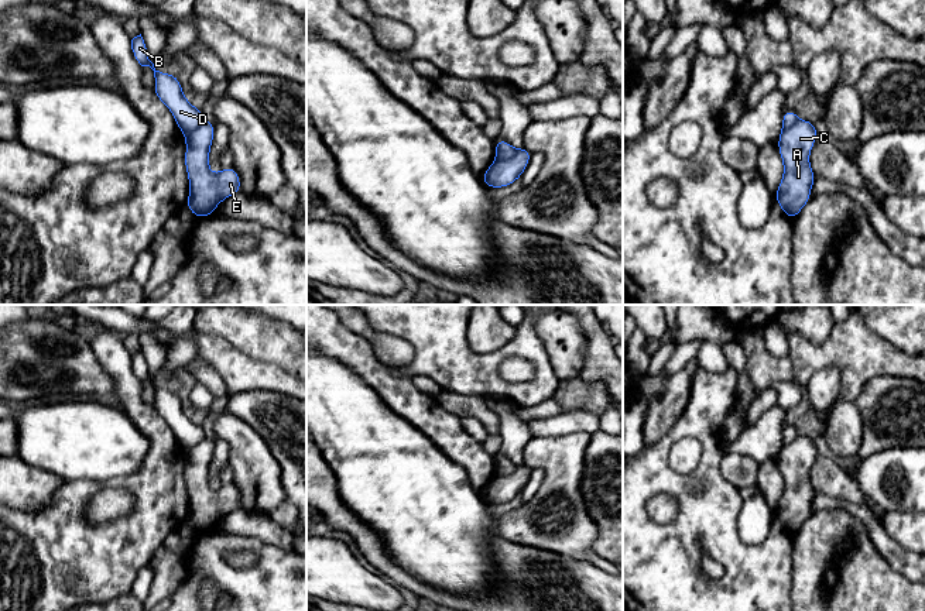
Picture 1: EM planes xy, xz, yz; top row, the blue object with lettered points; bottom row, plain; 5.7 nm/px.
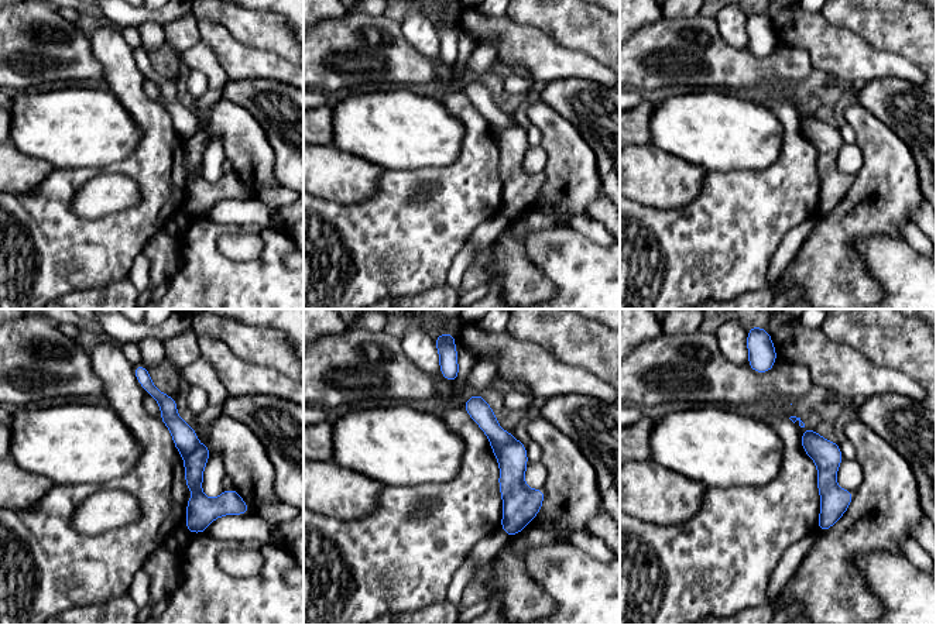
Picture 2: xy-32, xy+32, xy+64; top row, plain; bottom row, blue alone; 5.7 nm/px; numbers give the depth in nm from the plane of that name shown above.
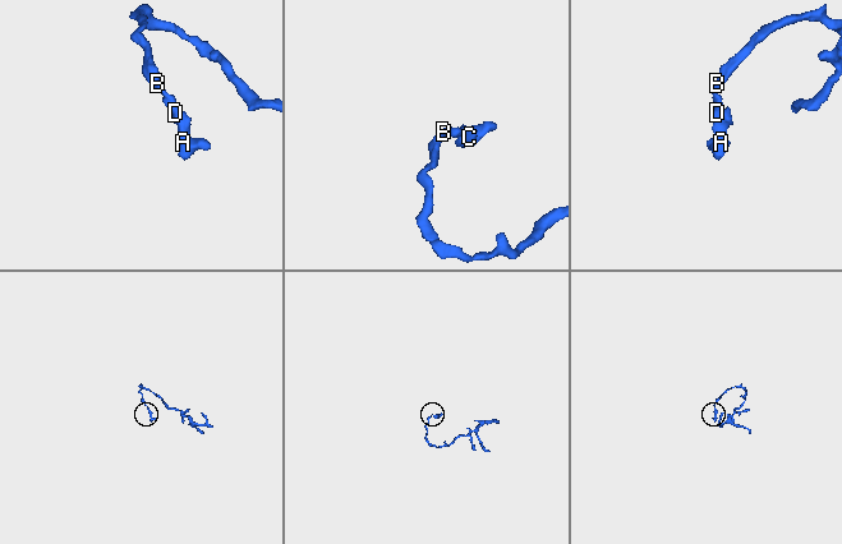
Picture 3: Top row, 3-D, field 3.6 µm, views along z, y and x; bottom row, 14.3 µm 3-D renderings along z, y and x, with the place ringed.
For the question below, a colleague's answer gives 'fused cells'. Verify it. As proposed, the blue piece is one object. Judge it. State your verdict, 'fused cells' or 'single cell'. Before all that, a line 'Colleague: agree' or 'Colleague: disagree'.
Colleague: agree
fused cells

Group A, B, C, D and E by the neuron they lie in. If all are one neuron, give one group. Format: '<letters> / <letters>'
A C E / B D

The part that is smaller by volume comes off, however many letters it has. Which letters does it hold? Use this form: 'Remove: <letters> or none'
Remove: A, C, E

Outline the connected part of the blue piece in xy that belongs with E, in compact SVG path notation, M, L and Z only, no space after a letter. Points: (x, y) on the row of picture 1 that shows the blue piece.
M203 121L185 134L185 167L189 178L186 207L198 217L210 216L216 206L232 195L240 193L240 178L234 168L223 168L219 174L209 171L209 151L215 124Z

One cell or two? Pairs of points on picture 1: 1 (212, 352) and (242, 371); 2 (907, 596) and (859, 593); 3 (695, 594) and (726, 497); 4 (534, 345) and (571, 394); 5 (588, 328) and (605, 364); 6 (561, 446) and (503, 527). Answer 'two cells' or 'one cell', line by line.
1: one cell
2: one cell
3: one cell
4: two cells
5: one cell
6: one cell

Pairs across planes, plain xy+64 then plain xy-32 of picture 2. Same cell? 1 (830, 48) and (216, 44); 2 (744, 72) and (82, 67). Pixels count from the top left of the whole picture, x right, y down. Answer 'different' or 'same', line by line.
1: same
2: same

